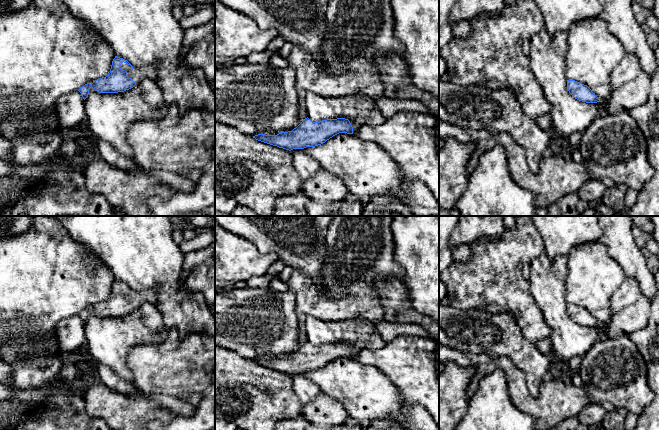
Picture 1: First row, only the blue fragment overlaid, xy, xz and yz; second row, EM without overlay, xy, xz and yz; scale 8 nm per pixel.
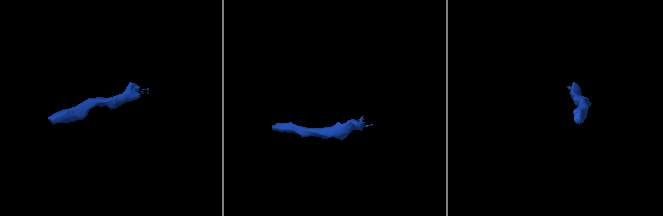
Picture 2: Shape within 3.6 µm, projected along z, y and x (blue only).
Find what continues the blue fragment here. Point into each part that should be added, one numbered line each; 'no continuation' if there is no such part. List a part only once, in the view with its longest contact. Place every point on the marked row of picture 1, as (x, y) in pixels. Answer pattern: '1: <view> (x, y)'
1: xy (137, 74)

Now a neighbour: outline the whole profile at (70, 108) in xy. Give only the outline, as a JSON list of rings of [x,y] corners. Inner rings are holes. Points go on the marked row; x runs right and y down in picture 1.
[[[79,91],[59,97],[53,107],[56,109],[59,125],[63,129],[75,130],[79,125],[85,125],[84,99]]]

